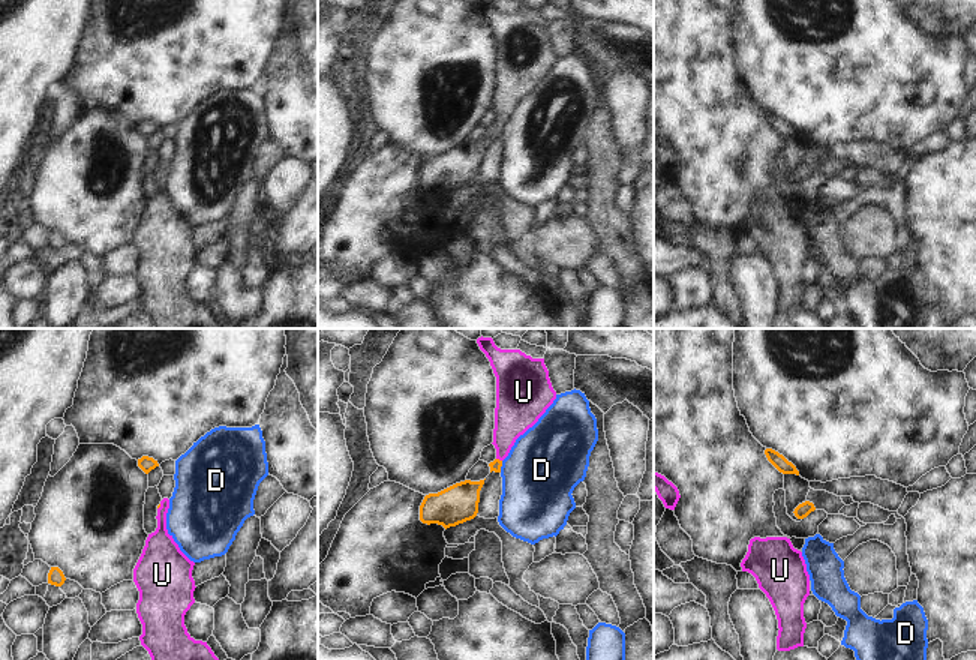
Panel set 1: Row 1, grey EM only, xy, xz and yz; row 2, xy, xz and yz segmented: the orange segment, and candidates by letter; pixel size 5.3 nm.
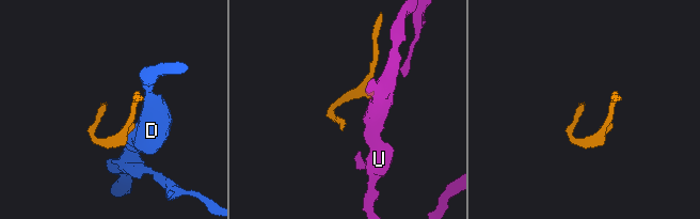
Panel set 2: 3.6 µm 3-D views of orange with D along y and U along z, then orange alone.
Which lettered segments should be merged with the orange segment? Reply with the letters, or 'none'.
U

